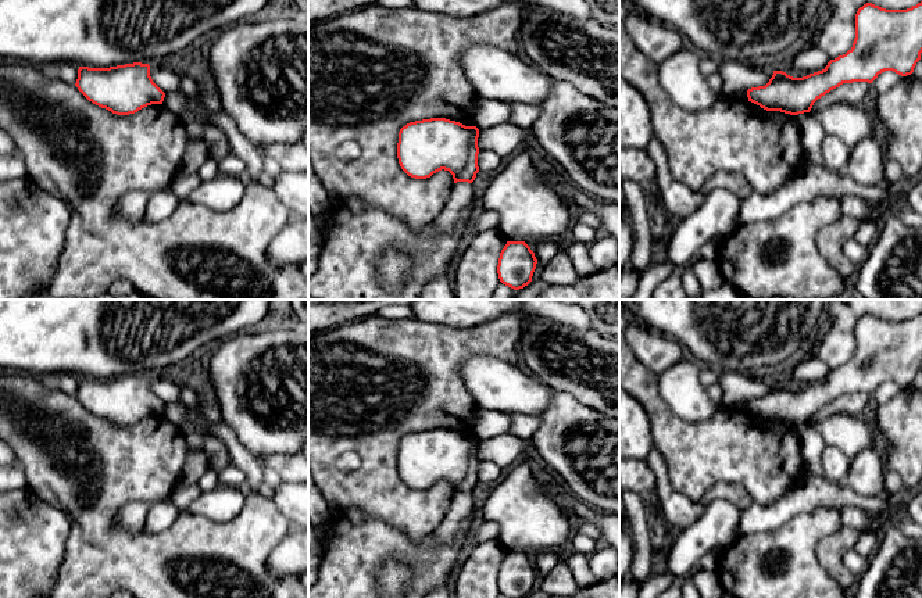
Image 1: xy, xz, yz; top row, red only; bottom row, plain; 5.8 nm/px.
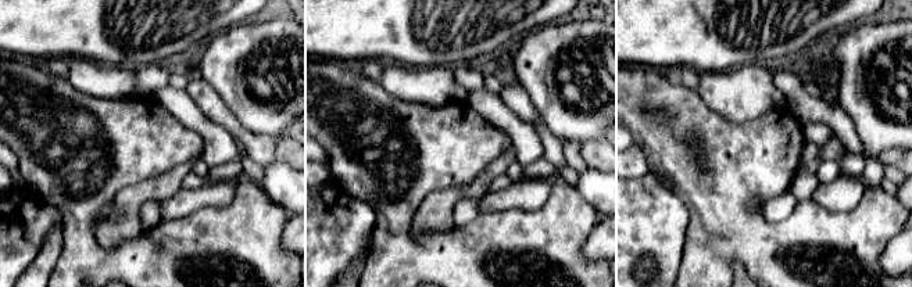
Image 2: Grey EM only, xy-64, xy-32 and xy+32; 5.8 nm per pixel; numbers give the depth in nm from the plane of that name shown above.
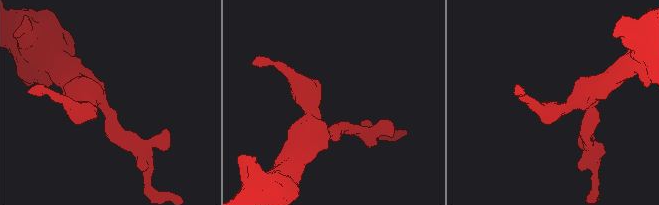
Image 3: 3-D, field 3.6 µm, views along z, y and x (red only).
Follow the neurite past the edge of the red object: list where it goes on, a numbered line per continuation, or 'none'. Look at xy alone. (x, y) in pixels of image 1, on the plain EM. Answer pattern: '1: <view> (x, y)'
none

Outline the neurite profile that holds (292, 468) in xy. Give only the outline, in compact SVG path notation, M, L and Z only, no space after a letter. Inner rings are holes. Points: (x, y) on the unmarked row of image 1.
M303 452L276 454L268 456L265 466L278 473L282 481L304 483L308 481L308 461Z

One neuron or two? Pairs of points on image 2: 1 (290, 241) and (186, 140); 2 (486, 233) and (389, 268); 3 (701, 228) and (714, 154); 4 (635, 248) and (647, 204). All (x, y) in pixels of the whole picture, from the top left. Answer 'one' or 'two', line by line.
1: two
2: one
3: one
4: one

